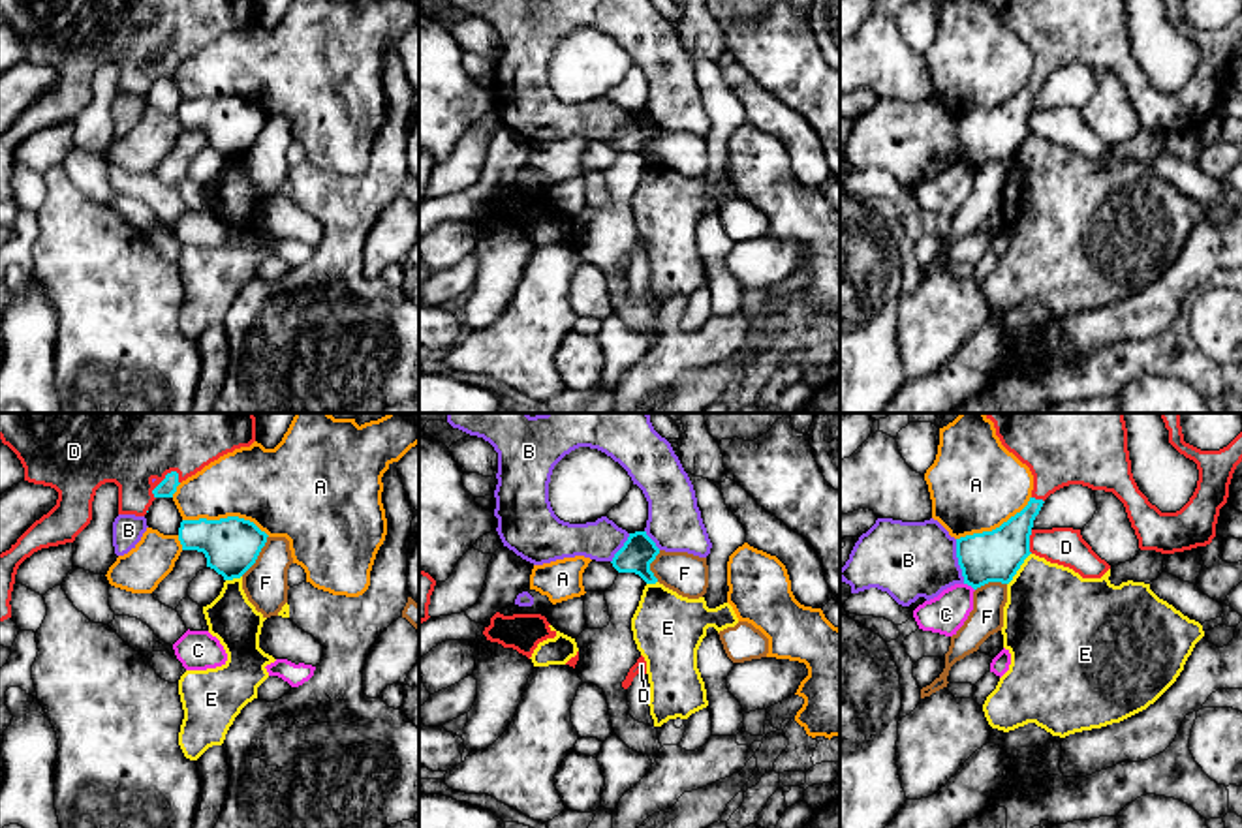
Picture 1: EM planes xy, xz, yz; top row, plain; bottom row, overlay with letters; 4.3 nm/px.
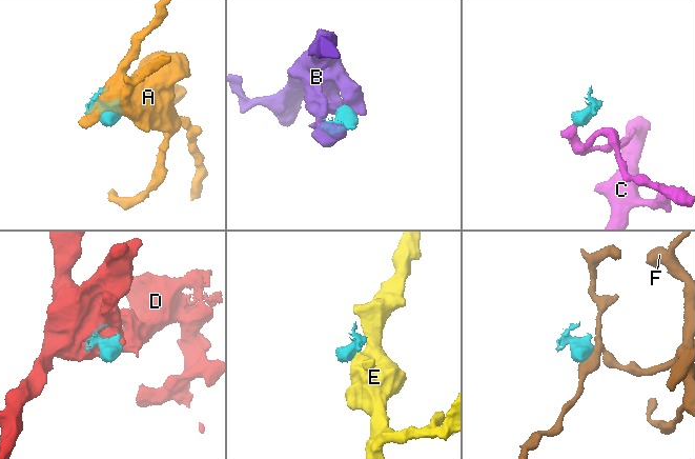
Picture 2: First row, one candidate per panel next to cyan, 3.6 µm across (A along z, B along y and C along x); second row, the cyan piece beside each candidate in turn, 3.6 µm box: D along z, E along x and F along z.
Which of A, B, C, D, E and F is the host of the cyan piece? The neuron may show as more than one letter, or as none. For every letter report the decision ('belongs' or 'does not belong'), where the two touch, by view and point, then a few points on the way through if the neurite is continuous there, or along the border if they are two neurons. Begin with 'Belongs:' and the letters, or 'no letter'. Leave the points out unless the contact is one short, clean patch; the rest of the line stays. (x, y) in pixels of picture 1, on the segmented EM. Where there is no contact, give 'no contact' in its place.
Belongs: D
A: does not belong; contact xy (226, 519)
B: does not belong; contact yz (959, 562)
C: does not belong; contact yz (970, 584); border yz (964, 582), (974, 590)
D: belongs; contact xy (160, 483)
E: does not belong; contact yz (1019, 567); border yz (1030, 552), (1008, 584)
F: does not belong; contact xy (258, 554); border xy (267, 536), (258, 558), (241, 575)

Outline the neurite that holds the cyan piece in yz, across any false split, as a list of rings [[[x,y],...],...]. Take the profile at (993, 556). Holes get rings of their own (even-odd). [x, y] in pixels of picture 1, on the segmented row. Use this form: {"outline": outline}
{"outline": [[[985,413],[994,422],[1001,445],[1026,464],[1033,475],[1033,490],[1028,505],[992,531],[956,539],[956,558],[964,584],[973,590],[988,584],[1009,584],[1030,554],[1073,569],[1082,578],[1101,578],[1110,565],[1101,560],[1082,539],[1080,529],[1052,528],[1035,529],[1033,520],[1045,499],[1069,484],[1112,492],[1126,507],[1127,518],[1139,539],[1141,550],[1174,554],[1206,546],[1216,537],[1219,509],[1227,503],[1229,484],[1242,462],[1242,432],[1219,451],[1201,451],[1184,441],[1180,413],[1161,413],[1169,430],[1169,443],[1199,469],[1199,481],[1189,501],[1176,513],[1161,513],[1139,490],[1127,451],[1127,428],[1124,413]]]}

